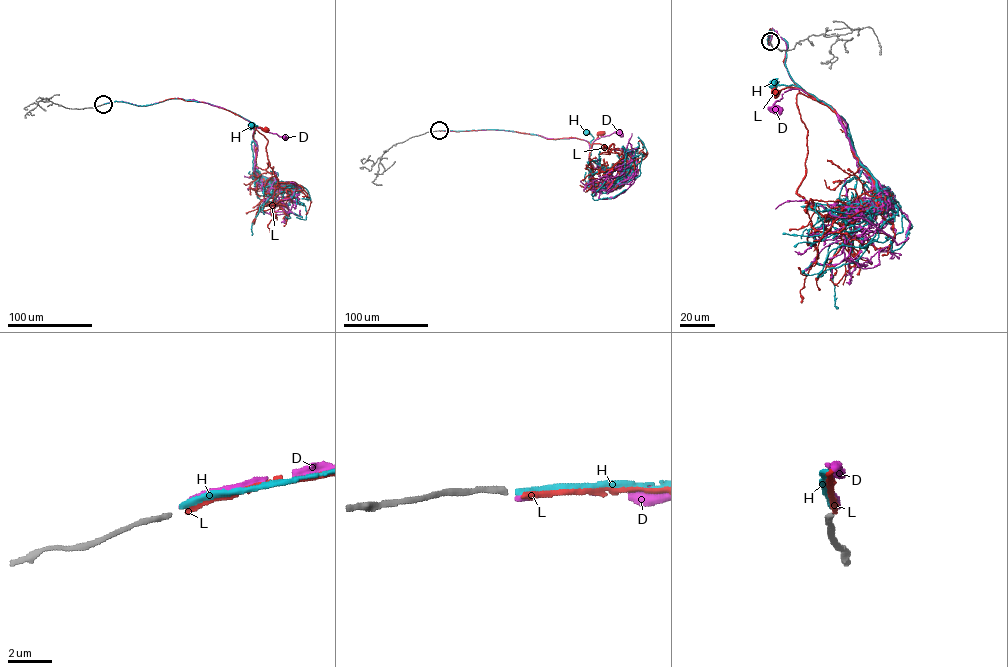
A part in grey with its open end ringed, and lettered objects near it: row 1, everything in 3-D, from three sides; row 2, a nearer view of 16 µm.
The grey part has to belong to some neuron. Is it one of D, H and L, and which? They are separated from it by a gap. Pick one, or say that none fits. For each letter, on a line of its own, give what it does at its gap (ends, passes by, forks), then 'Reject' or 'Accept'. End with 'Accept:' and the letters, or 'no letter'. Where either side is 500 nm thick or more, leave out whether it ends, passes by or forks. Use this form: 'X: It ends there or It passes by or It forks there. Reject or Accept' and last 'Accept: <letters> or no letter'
D: It ends there. Reject
H: It ends there. Reject
L: It ends there. Reject
Accept: no letter

